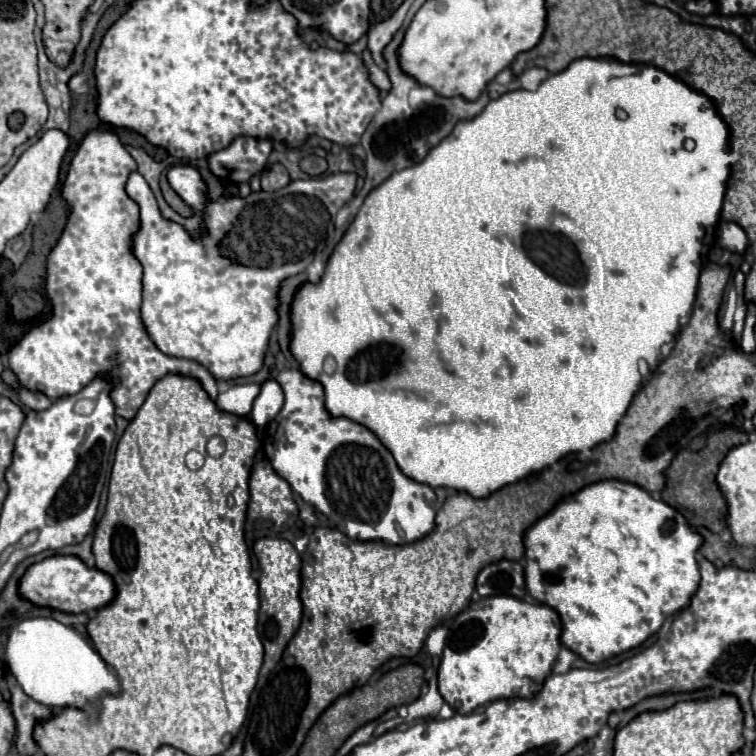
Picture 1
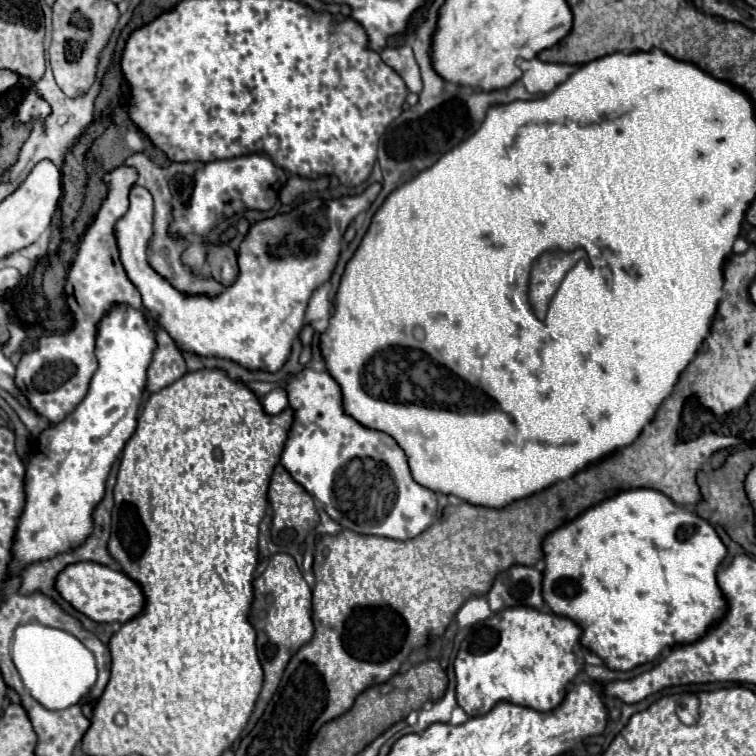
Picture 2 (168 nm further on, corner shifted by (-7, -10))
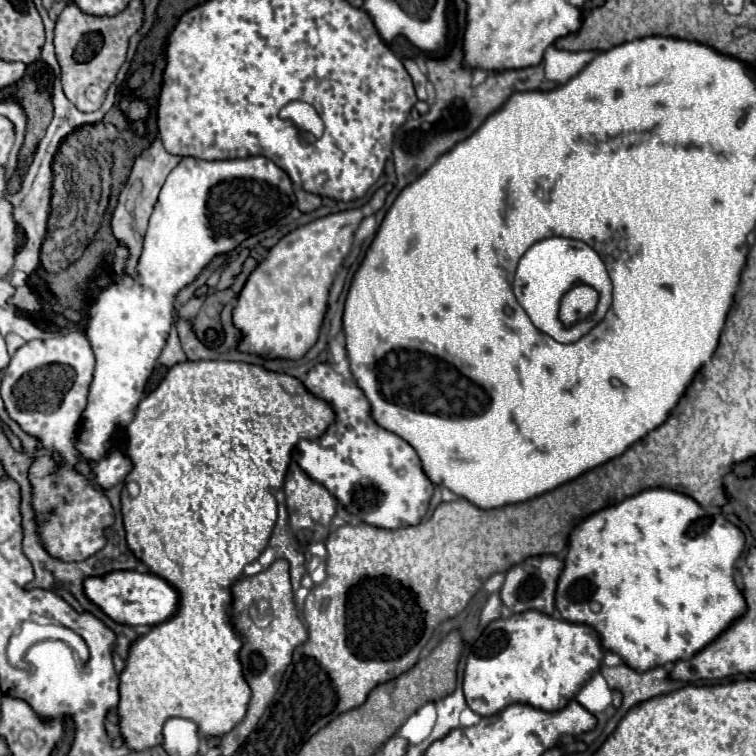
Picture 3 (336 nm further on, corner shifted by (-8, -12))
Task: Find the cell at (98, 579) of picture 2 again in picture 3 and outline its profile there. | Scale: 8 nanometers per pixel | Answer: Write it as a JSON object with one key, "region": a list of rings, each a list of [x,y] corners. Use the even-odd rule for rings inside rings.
{"region":[[[115,570],[105,576],[87,576],[83,580],[83,592],[111,620],[127,626],[137,626],[137,624],[155,626],[173,616],[179,602],[177,592],[163,578],[137,570]]]}

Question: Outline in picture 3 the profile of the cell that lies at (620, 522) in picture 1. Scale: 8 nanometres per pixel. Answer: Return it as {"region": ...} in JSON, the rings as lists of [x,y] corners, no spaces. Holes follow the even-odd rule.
{"region":[[[665,488],[643,490],[637,496],[625,498],[617,506],[609,506],[609,508],[603,508],[603,510],[591,514],[579,526],[573,528],[573,532],[569,536],[569,550],[567,550],[565,560],[563,560],[565,566],[563,566],[563,572],[559,576],[557,590],[555,590],[555,608],[561,612],[561,616],[565,620],[587,624],[587,626],[595,628],[597,634],[601,636],[601,646],[607,652],[619,654],[623,658],[623,662],[637,672],[645,672],[645,670],[651,670],[655,666],[663,666],[667,662],[689,660],[693,654],[697,654],[709,642],[713,642],[733,620],[737,620],[745,612],[745,598],[733,580],[735,560],[741,556],[743,544],[745,544],[743,534],[731,522],[727,522],[719,512],[707,514],[693,498],[679,494],[679,492],[673,492],[673,490],[665,490]]]}

